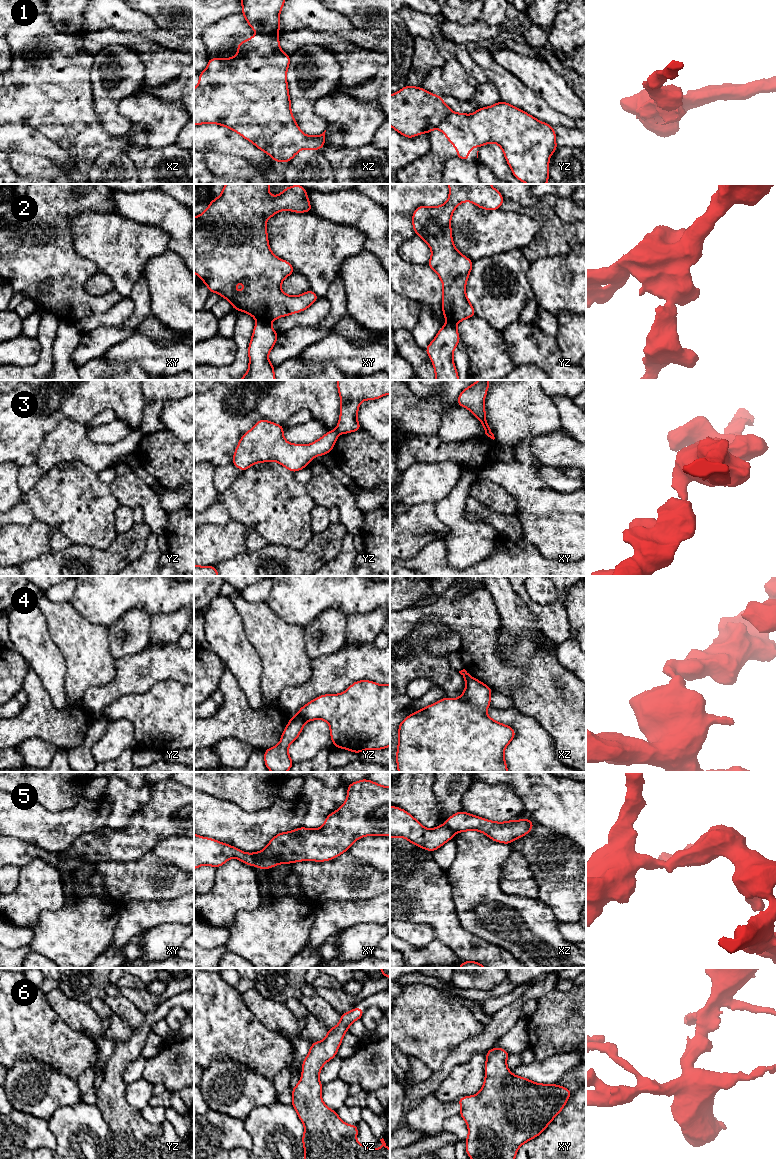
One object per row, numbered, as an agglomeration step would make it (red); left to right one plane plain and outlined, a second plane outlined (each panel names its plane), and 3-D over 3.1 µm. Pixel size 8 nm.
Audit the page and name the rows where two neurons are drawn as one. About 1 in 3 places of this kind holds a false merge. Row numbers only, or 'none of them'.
1, 2, 3, 4, 5

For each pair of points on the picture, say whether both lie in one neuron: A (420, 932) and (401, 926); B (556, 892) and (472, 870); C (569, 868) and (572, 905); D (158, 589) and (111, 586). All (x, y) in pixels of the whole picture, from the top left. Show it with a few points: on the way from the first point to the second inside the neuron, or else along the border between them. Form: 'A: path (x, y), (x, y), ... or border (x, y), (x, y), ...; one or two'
A: path (415, 932), (406, 931); one
B: border (537, 898), (546, 904), (554, 915); two
C: border (575, 880), (547, 884); two
D: path (146, 586), (123, 586); one

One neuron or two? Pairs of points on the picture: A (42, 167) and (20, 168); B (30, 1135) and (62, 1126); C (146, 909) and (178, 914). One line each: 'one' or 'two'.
A: one
B: two
C: one

